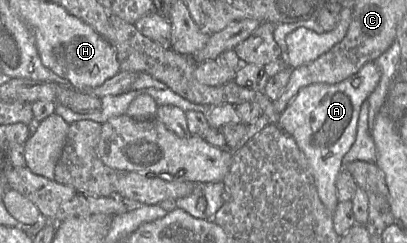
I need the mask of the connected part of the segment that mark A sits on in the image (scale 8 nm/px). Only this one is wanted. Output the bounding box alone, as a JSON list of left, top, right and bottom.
[277,62,380,213]

